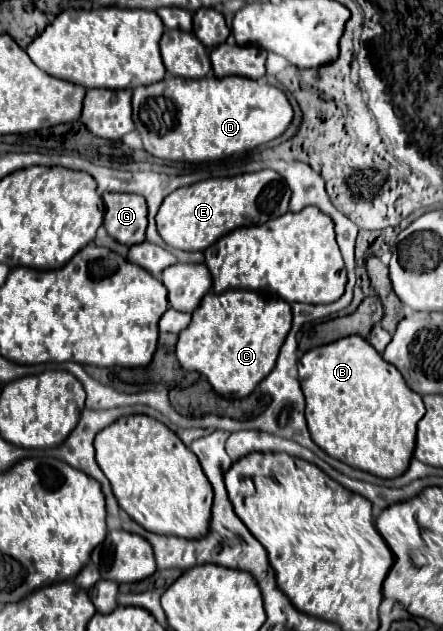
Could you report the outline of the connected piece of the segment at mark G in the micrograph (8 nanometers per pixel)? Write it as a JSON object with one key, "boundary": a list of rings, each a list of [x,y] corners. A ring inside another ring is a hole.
{"boundary":[[[105,192],[103,226],[121,244],[133,246],[145,240],[147,204],[145,198],[125,192]]]}

